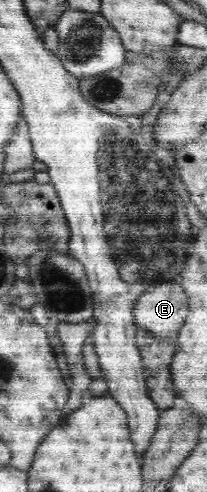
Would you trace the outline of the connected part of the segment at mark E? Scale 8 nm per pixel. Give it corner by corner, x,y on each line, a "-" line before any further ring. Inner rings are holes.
159,281
151,284
139,297
132,312
134,322
138,328
148,330
155,338
176,342
181,325
185,323
185,317
189,312
189,301
181,282

